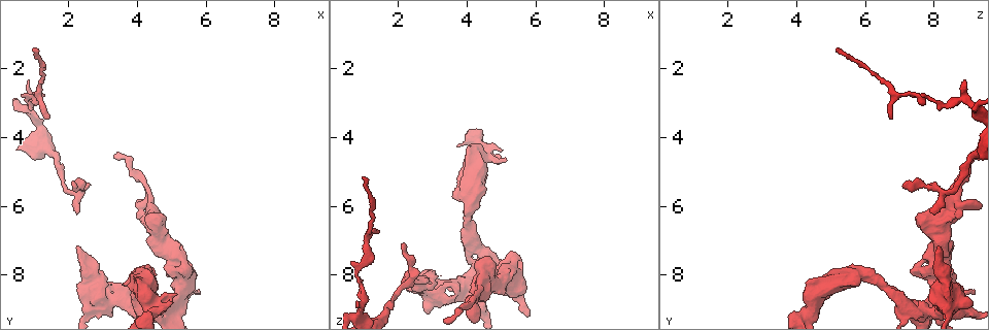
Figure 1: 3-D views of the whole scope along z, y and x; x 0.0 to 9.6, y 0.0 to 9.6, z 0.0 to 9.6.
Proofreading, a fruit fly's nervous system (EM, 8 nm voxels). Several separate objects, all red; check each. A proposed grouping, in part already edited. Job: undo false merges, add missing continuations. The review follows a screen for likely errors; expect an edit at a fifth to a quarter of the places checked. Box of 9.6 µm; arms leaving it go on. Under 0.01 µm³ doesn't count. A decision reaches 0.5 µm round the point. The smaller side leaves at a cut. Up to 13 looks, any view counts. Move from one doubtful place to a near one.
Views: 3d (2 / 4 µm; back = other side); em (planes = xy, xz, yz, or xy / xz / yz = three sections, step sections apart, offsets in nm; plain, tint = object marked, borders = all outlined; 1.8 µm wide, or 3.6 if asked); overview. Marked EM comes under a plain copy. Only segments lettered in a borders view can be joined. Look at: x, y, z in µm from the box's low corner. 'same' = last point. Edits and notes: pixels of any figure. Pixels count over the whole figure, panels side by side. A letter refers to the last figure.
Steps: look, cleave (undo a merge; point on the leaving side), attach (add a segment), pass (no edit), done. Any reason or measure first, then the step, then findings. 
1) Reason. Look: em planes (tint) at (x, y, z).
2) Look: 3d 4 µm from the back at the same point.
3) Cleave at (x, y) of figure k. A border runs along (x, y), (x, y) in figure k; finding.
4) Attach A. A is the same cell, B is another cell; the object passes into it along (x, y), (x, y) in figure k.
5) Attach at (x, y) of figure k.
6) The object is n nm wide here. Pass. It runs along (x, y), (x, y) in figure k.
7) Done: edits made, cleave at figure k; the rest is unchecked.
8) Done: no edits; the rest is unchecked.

Branch stops here. Look: em yz step 4 (tint) at (4.05, 6.35, 8.80).

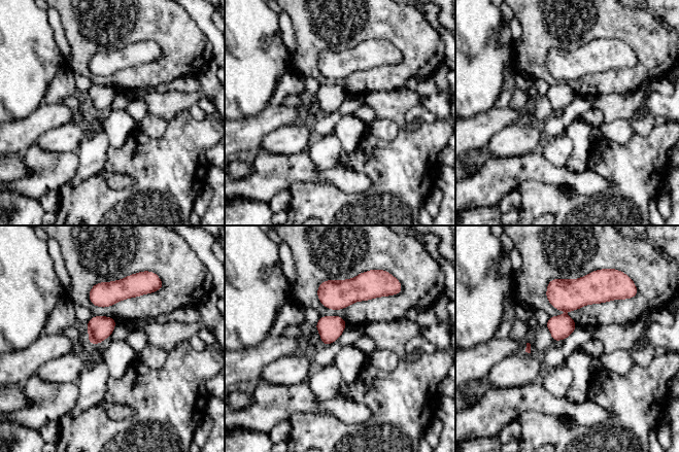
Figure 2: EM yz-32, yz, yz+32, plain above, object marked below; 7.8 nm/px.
See the neighbours. Look: em yz step 4 (borders) at the same point.

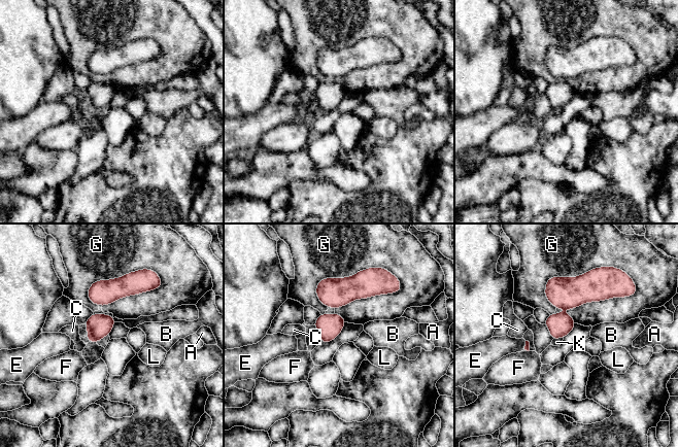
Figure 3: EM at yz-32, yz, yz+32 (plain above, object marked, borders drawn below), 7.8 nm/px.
Pass. A, B, C, E, F, G, K and L are other cells; a border runs along (563, 337), (552, 340) in figure 3; no lettered segment goes on from it.

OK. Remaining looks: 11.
Thin end. Look: em planes (borders) at (2.15, 5.35, 7.05).

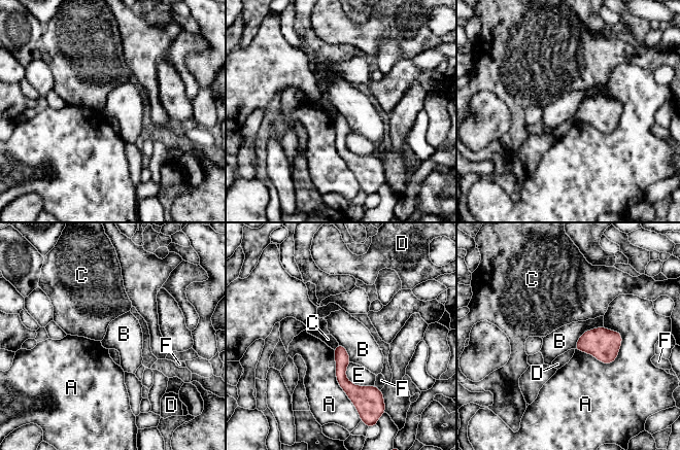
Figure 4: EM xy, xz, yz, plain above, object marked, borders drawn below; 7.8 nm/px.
Pass. A, B, C, D, E and F are other cells; it runs along (339, 348), (342, 380), (373, 390) in figure 4; none of them fits.

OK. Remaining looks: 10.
Free end. Look: 3d 4 µm at (0.80, 2.30, 8.95).

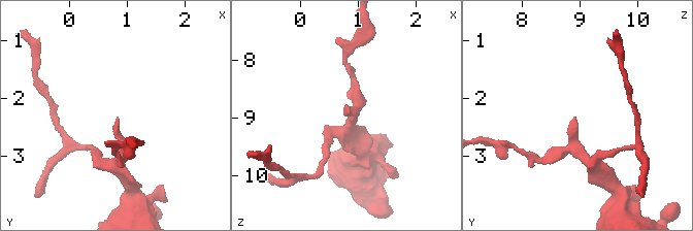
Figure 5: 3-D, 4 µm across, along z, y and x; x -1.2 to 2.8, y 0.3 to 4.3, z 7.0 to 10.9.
Need the tissue. Look: em yz step 16 (tint) at (0.85, 2.35, 8.95).

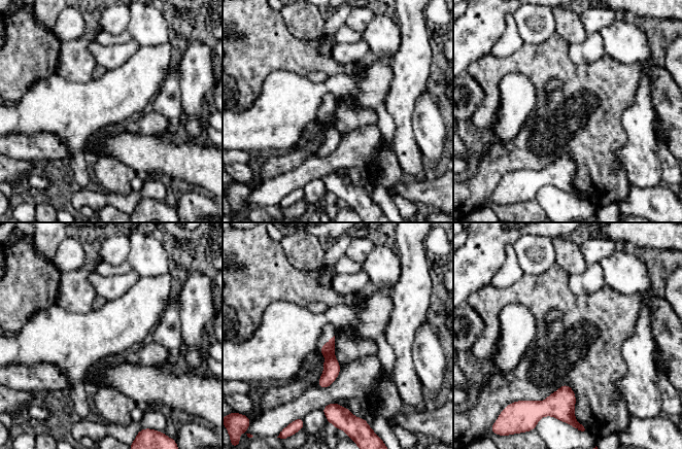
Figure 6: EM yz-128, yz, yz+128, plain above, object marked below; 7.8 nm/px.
Cut it another way. Look: em planes (borders) at the same point.

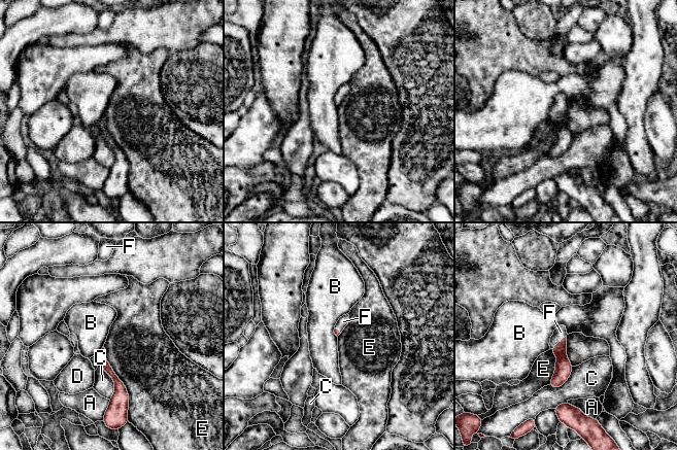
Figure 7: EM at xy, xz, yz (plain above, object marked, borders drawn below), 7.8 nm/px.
Attach F. F is the same cell, A, B, C, D and E are other cells; the object passes into it along (564, 368), (559, 342), (561, 332) in figure 7; it goes on there.

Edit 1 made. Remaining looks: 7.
Small branch off a trunk. Look: em planes (borders) at (4.15, 9.05, 8.00).

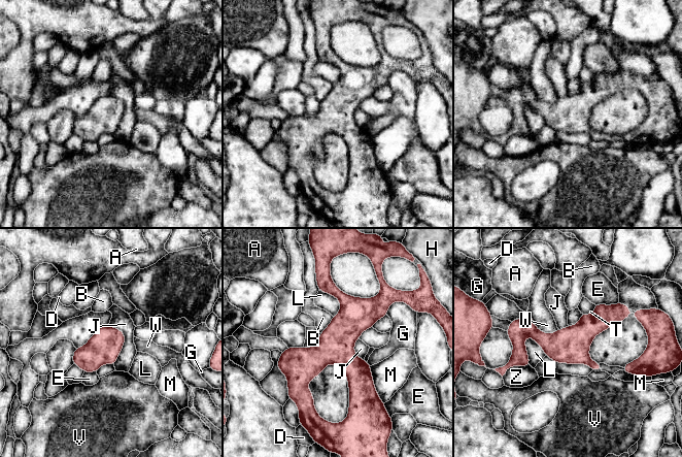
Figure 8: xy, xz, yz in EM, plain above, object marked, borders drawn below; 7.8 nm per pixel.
The longest contact is with J, 320 nm. Pass. A, B, D, E, G, H, J, L, M, T, V, W and Z are other cells; it runs along (327, 283), (346, 302), (353, 403) in figure 8; one cell here.

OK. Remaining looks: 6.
Done: edits made, attach at figure 7; the rest is unchecked.

